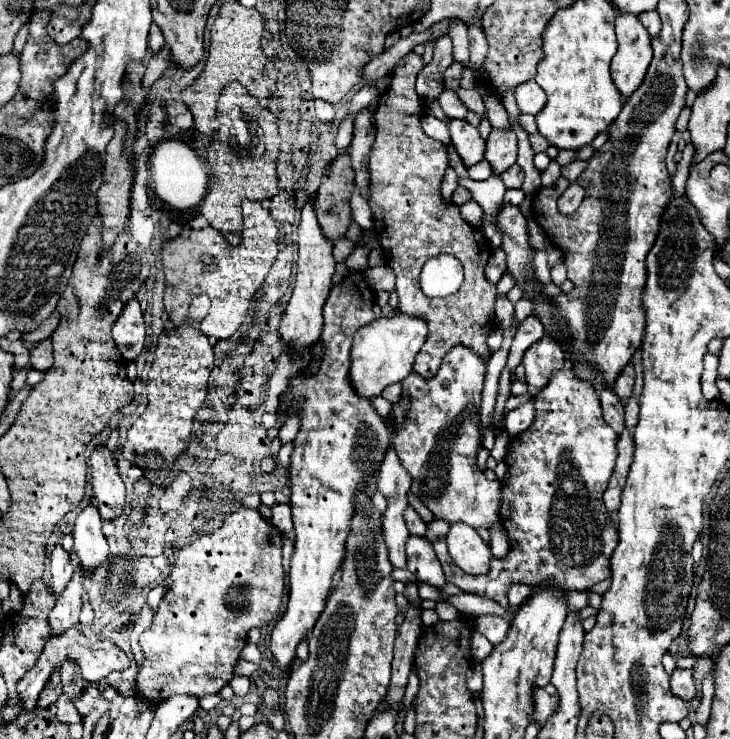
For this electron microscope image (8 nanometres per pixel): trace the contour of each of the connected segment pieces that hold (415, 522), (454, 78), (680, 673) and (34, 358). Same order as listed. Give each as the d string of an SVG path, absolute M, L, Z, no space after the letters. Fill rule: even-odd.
M408 505L408 509L404 511L404 521L406 521L406 527L408 527L408 531L412 533L412 535L426 535L426 523L416 515L416 511Z
M452 63L446 69L446 73L444 73L444 87L446 89L452 89L452 91L460 89L460 71L462 71L460 63Z
M676 669L670 677L670 685L672 685L672 693L682 701L692 701L696 697L692 669Z
M46 339L38 343L30 353L30 363L38 371L48 371L52 367L52 341Z

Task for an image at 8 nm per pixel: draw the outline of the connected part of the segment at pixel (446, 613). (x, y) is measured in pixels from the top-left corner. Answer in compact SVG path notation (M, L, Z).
M445 601L437 602L435 610L441 621L452 621L460 616L457 609Z

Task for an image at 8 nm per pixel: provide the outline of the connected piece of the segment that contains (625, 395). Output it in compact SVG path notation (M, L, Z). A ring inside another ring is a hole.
M626 365L626 369L622 371L622 375L616 379L612 391L614 391L622 401L626 401L626 399L630 399L630 395L632 395L632 387L634 387L634 369L632 369L632 365Z

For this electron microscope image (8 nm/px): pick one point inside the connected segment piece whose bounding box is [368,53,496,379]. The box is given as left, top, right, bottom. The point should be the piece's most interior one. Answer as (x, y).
(406, 167)

